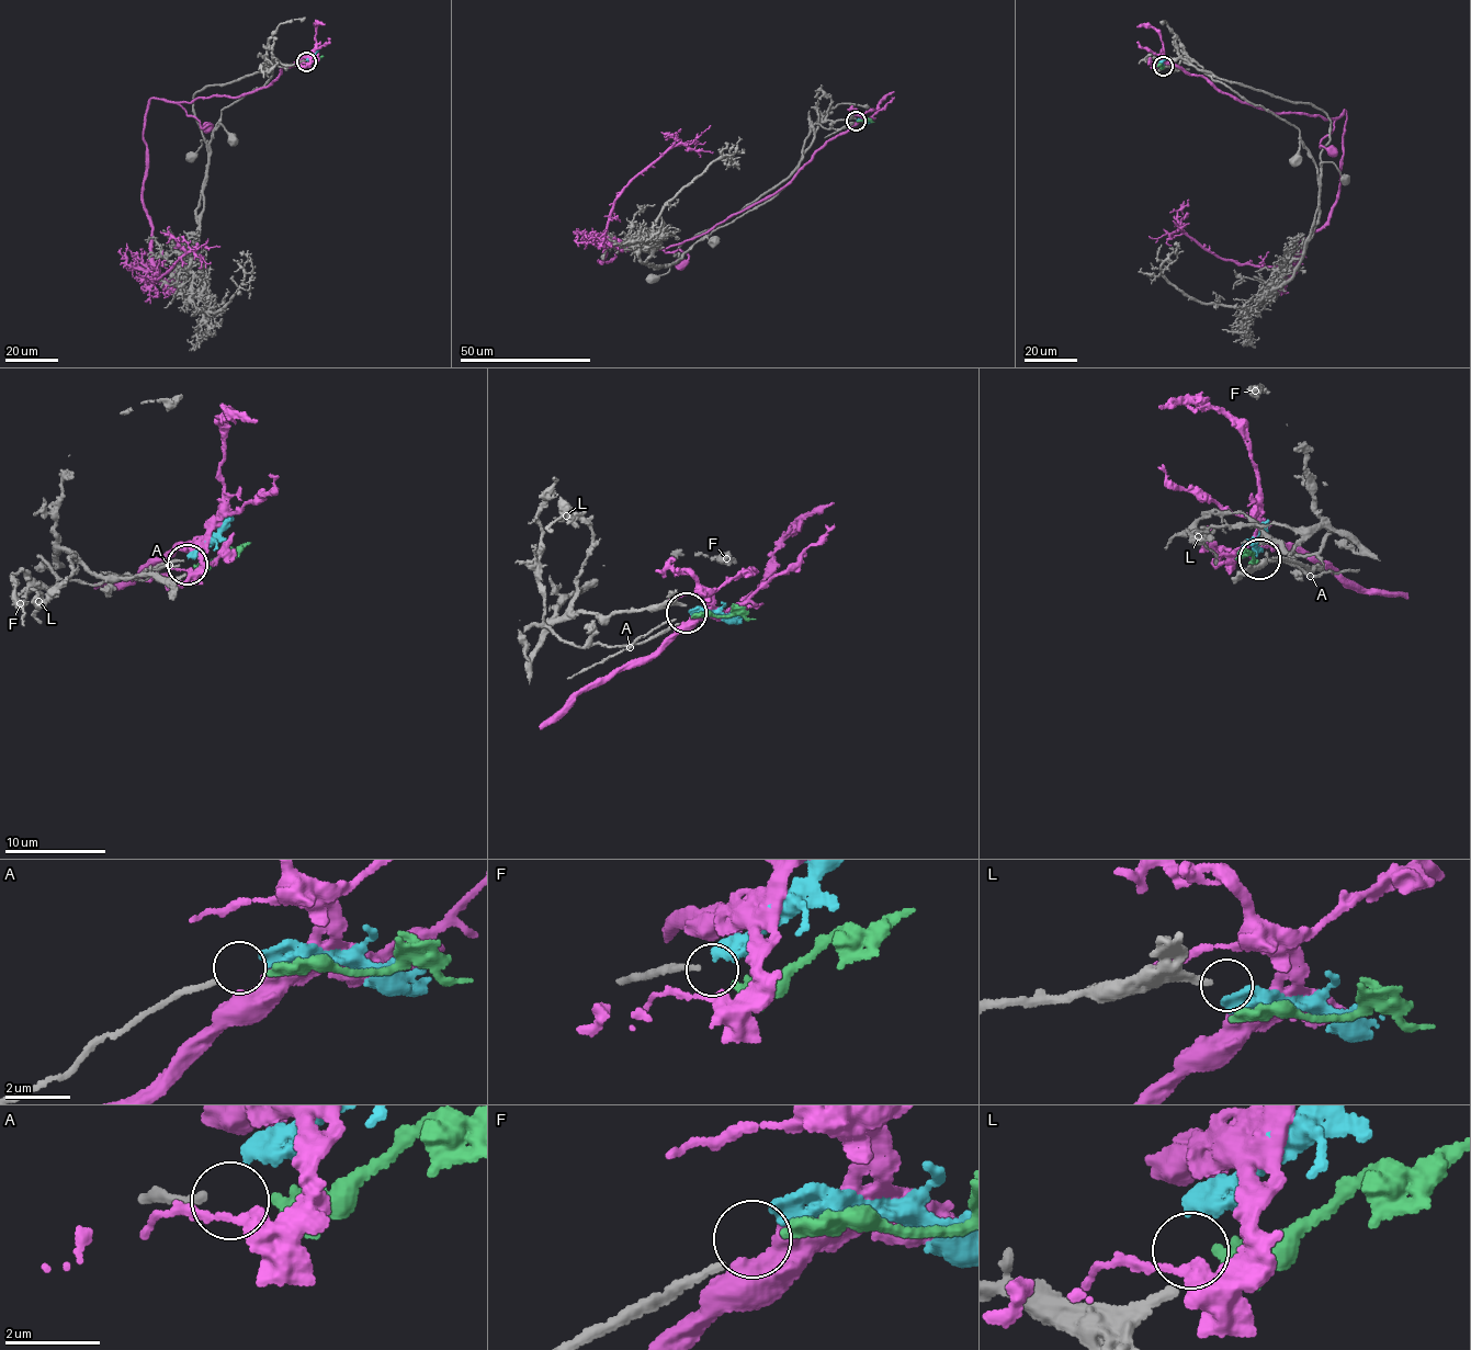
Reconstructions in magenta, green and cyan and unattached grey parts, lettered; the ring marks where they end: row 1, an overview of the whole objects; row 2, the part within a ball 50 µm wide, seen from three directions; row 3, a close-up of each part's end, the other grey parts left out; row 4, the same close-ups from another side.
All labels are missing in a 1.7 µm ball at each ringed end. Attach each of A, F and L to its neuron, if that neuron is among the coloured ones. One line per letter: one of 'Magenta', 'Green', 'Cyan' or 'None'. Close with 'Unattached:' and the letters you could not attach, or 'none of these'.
A: Green
F: None
L: Cyan
Unattached: F

